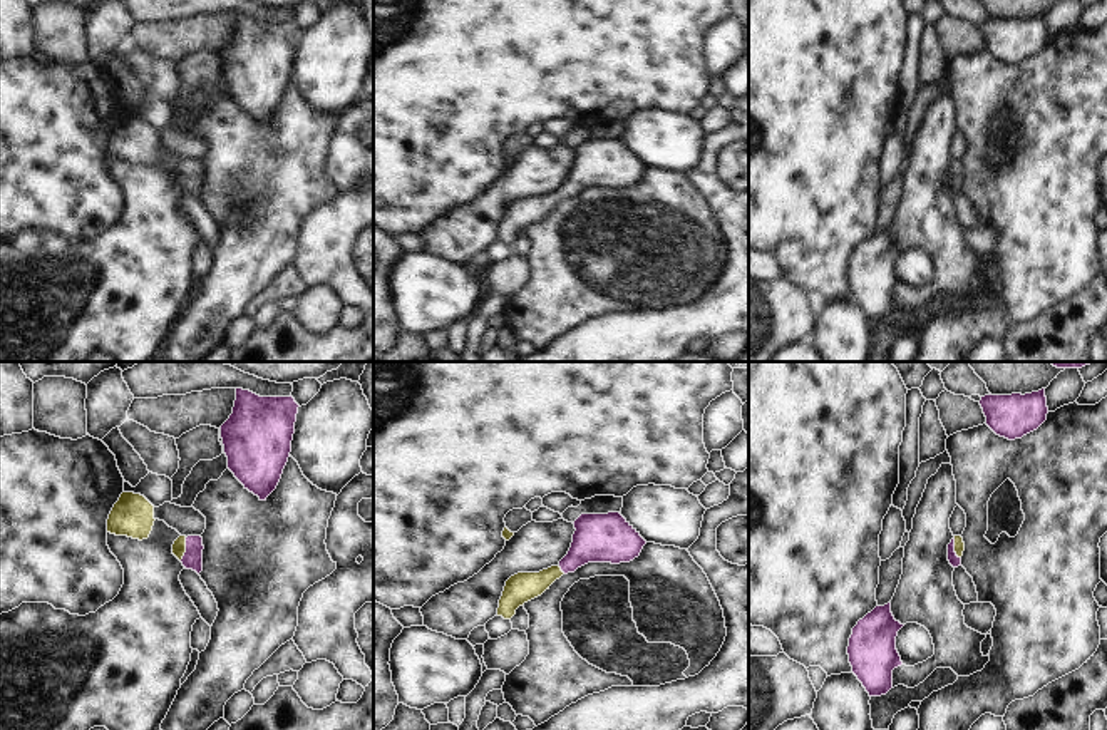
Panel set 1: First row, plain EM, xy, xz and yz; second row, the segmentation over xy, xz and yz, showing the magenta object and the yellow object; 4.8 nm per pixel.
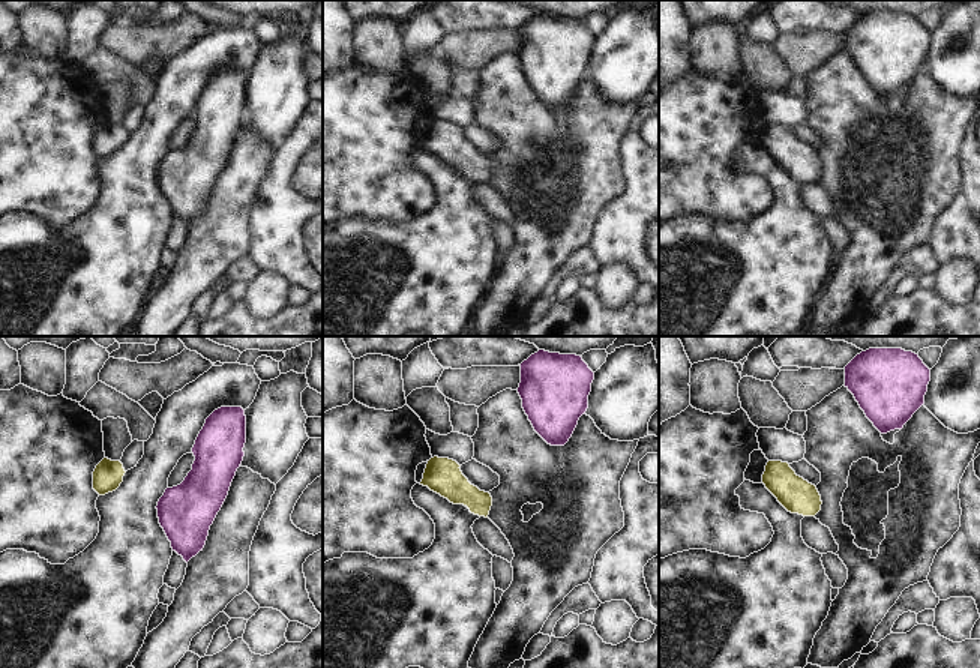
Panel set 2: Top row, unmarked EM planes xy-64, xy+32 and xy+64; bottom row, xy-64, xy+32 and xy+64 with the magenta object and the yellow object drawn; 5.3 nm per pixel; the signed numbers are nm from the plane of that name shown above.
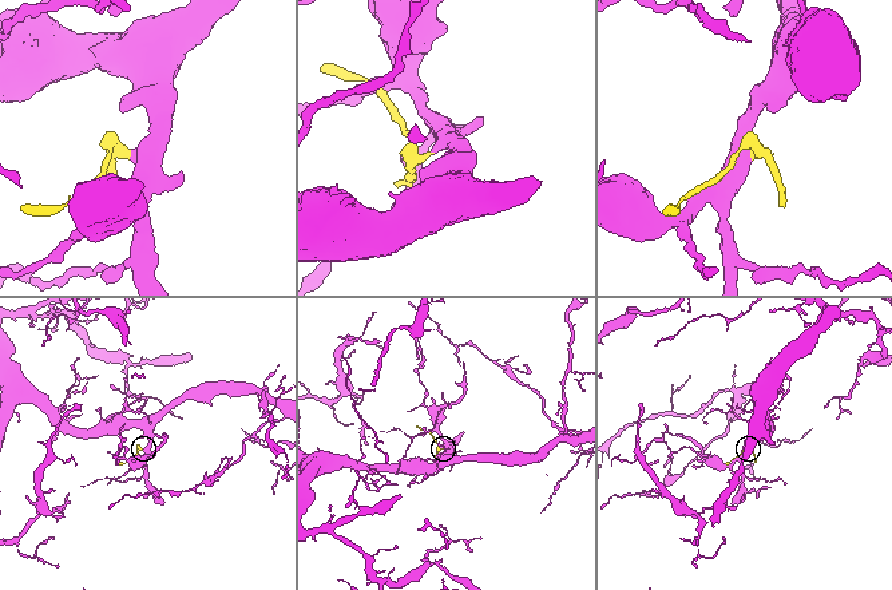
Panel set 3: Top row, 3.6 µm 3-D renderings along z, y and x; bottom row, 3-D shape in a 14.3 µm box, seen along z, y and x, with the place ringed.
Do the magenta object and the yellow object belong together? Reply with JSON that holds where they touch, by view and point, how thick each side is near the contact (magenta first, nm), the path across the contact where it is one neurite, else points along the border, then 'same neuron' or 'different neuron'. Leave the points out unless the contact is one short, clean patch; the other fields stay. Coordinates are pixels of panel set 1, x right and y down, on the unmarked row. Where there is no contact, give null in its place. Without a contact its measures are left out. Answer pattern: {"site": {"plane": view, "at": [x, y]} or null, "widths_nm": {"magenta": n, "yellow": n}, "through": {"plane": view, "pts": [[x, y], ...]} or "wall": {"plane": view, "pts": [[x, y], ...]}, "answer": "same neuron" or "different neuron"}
{"site": {"plane": "xy", "at": [186, 174]}, "widths_nm": {"magenta": 100, "yellow": 60}, "through": {"plane": "xy", "pts": [[193, 183], [186, 174], [180, 169]]}, "answer": "same neuron"}

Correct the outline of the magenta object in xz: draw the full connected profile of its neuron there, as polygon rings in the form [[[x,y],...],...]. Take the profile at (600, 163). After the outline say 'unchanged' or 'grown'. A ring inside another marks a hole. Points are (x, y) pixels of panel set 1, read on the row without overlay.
[[[581,139],[574,147],[573,167],[558,191],[539,198],[517,198],[506,206],[497,241],[511,244],[524,228],[541,221],[563,199],[588,188],[630,188],[640,181],[646,166],[620,139]]] | grown

